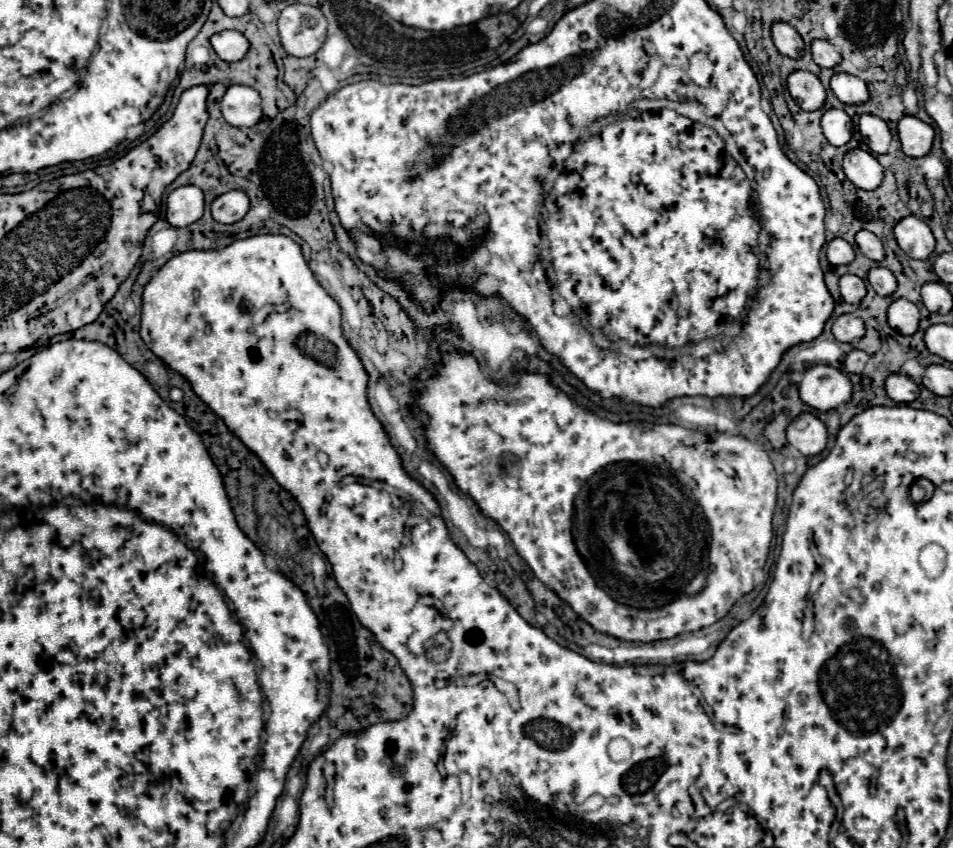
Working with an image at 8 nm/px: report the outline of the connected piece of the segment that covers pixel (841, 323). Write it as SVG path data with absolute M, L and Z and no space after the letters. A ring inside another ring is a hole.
M840 315L834 325L832 325L832 333L838 341L842 343L852 343L864 337L866 329L864 329L864 321L860 317L854 315Z

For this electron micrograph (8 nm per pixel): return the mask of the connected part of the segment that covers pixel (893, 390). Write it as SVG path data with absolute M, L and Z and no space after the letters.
M894 373L886 379L886 393L896 403L912 403L914 399L918 399L920 387L914 381L910 381L906 375Z

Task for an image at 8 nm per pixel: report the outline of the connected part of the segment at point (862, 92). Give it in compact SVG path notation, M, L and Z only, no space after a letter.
M838 73L832 77L830 87L832 87L834 95L846 105L864 105L870 101L870 93L868 93L866 83L854 75Z

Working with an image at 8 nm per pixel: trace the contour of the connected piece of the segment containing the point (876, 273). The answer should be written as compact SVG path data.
M884 267L872 269L868 275L868 281L880 297L890 297L896 291L896 277Z

